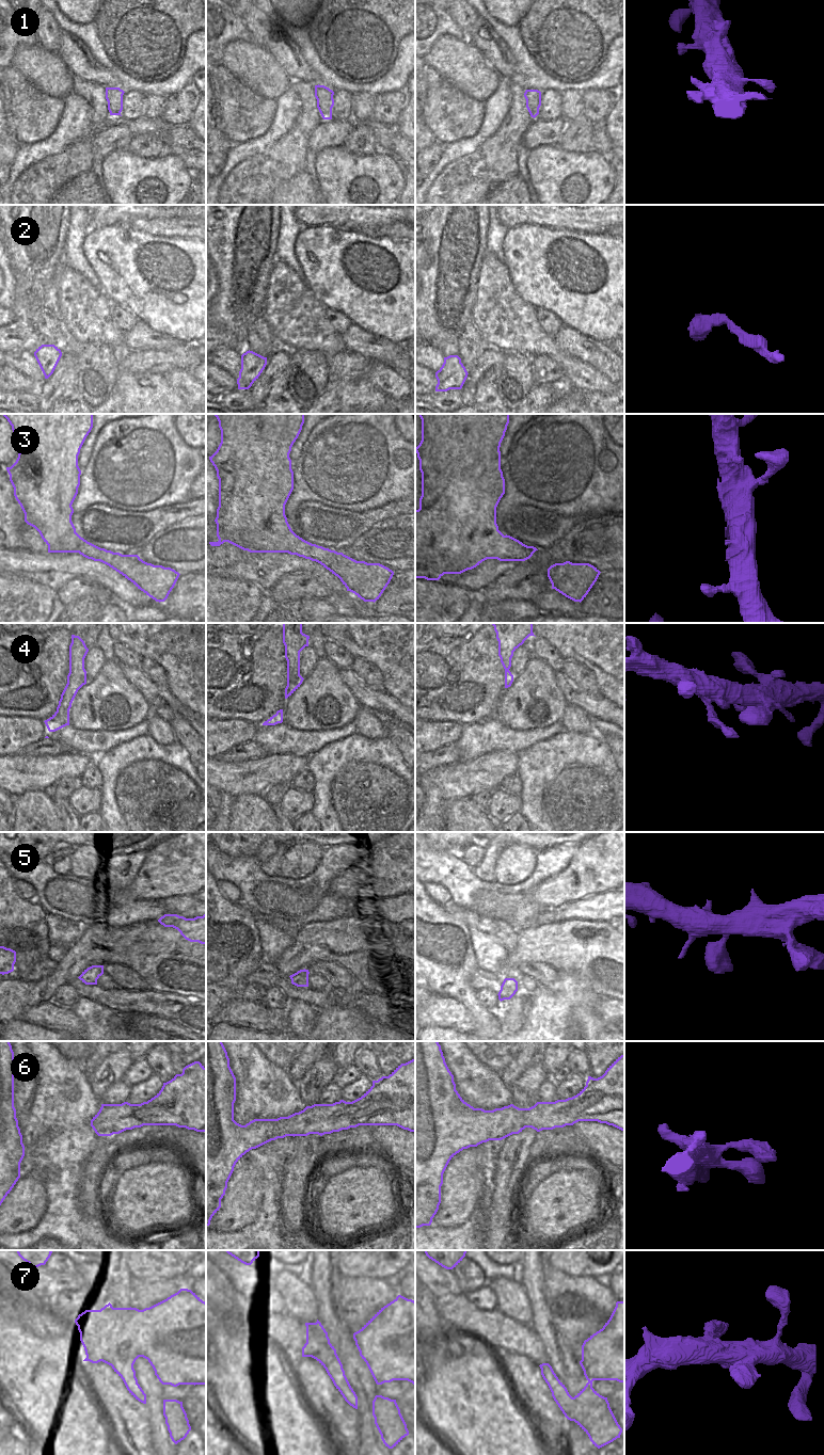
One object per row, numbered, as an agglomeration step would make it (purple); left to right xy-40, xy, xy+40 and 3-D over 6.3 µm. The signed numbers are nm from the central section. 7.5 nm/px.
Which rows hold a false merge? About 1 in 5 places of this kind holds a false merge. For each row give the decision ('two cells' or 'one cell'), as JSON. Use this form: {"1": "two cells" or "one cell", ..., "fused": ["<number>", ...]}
{"1": "one cell", "2": "one cell", "3": "one cell", "4": "one cell", "5": "one cell", "6": "one cell", "7": "one cell", "fused": []}

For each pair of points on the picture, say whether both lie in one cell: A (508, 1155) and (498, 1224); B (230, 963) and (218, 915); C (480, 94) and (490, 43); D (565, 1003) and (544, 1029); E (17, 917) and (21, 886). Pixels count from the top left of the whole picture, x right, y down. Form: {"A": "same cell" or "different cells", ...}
{"A": "same cell", "B": "same cell", "C": "different cells", "D": "same cell", "E": "different cells"}

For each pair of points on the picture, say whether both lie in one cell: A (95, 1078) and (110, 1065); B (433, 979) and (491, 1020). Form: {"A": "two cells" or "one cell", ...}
{"A": "one cell", "B": "one cell"}

